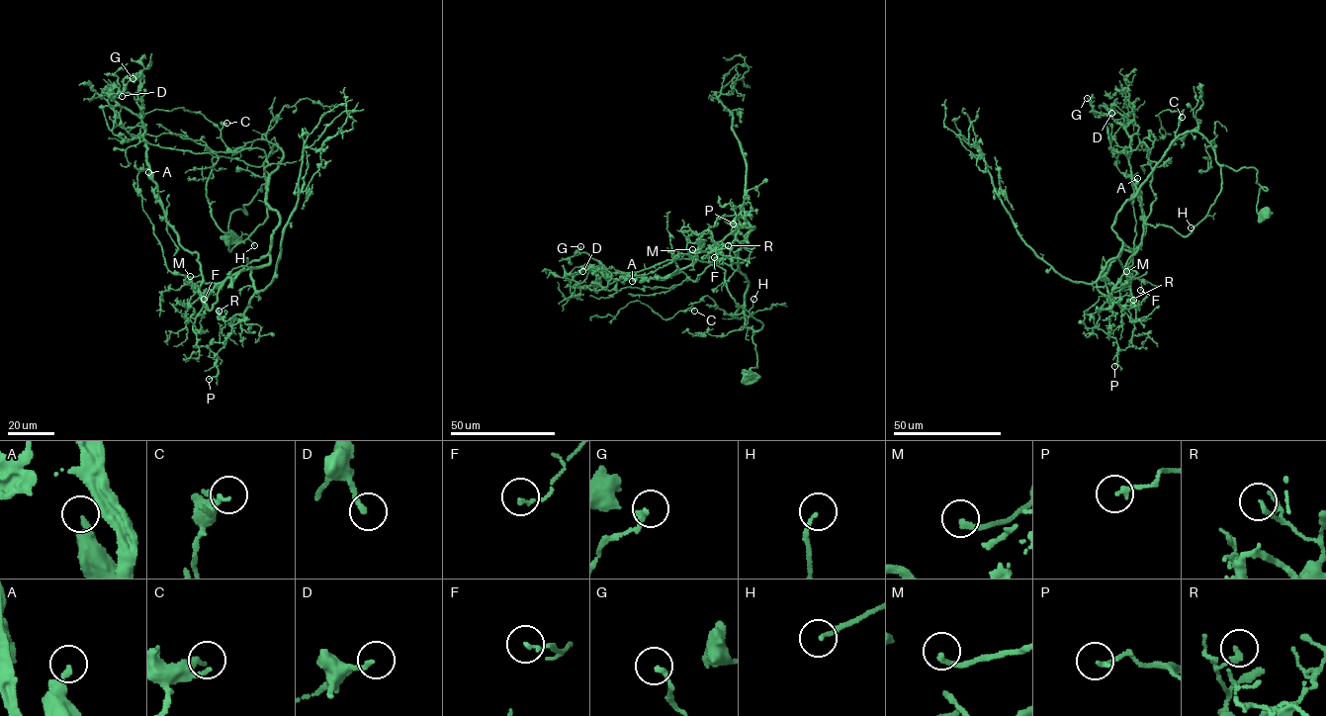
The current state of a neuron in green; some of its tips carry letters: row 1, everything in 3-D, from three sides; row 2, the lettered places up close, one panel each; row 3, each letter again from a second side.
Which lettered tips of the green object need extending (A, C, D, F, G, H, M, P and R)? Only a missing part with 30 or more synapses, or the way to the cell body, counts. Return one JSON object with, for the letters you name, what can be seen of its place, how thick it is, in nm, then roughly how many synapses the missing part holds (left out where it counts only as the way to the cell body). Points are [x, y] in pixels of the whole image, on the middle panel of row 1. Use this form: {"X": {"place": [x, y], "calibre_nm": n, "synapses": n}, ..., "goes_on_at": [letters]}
{"M": {"place": [692, 249], "calibre_nm": 200, "synapses": 70}, "goes_on_at": ["M"]}

